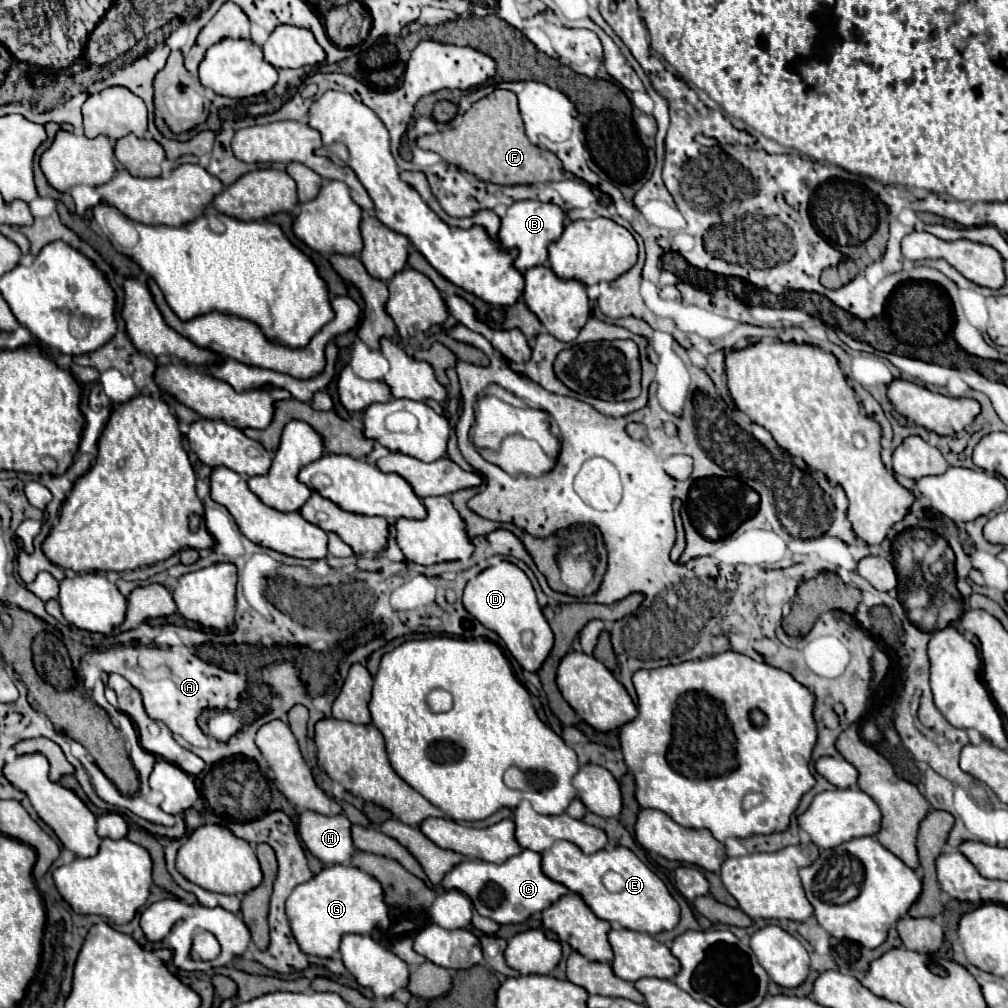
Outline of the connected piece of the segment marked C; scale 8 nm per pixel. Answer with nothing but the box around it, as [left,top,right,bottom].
[441,850,569,924]

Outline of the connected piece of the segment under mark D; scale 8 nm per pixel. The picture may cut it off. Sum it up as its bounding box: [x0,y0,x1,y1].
[463,562,553,672]

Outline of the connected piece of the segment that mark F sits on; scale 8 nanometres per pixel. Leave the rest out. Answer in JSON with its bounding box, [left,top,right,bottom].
[419,90,569,186]

